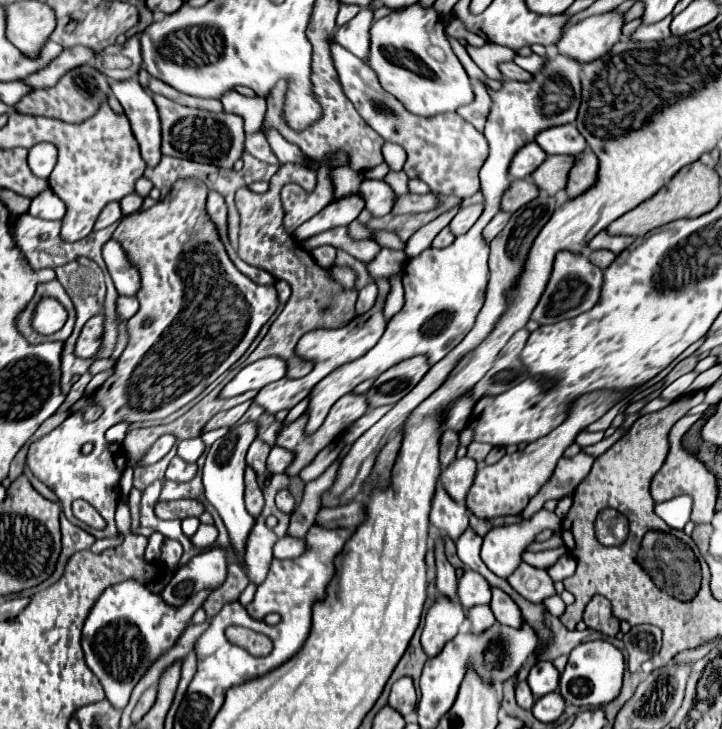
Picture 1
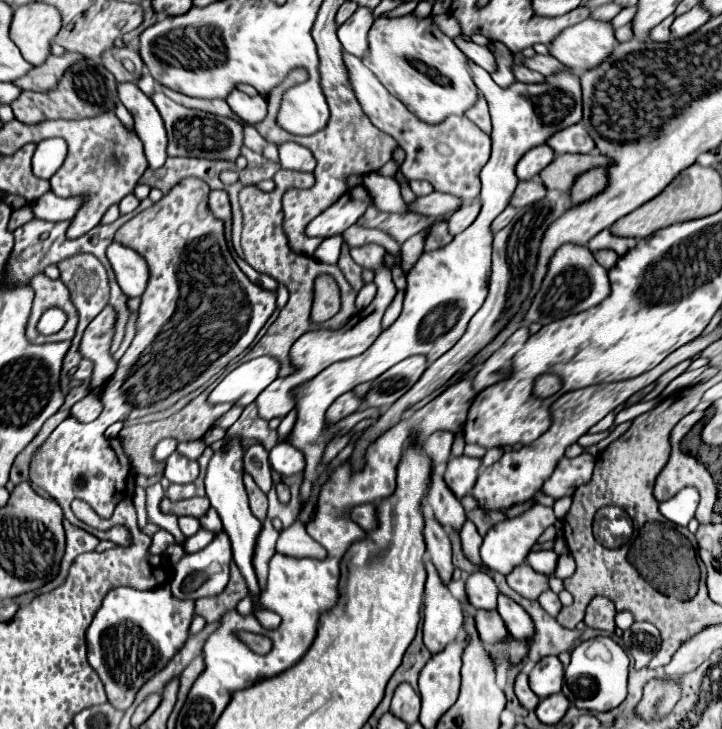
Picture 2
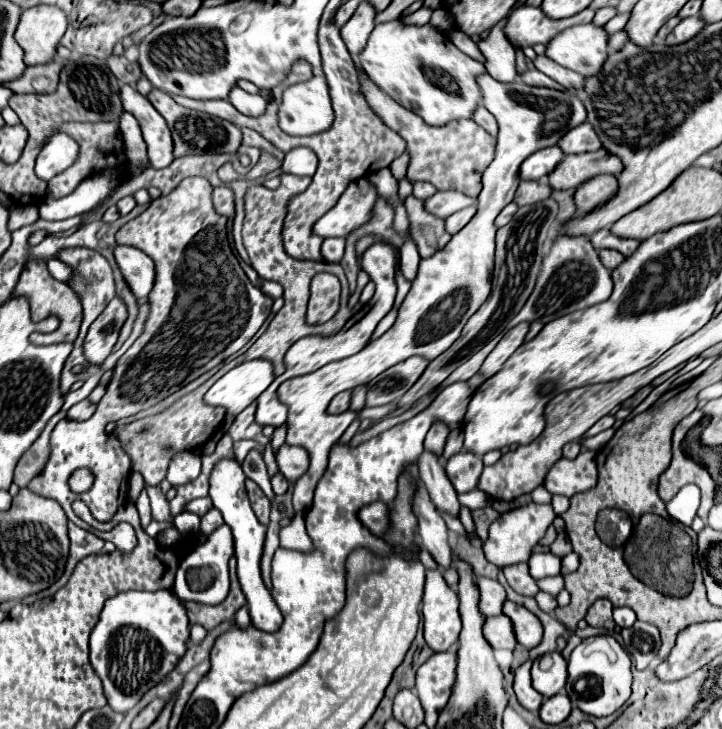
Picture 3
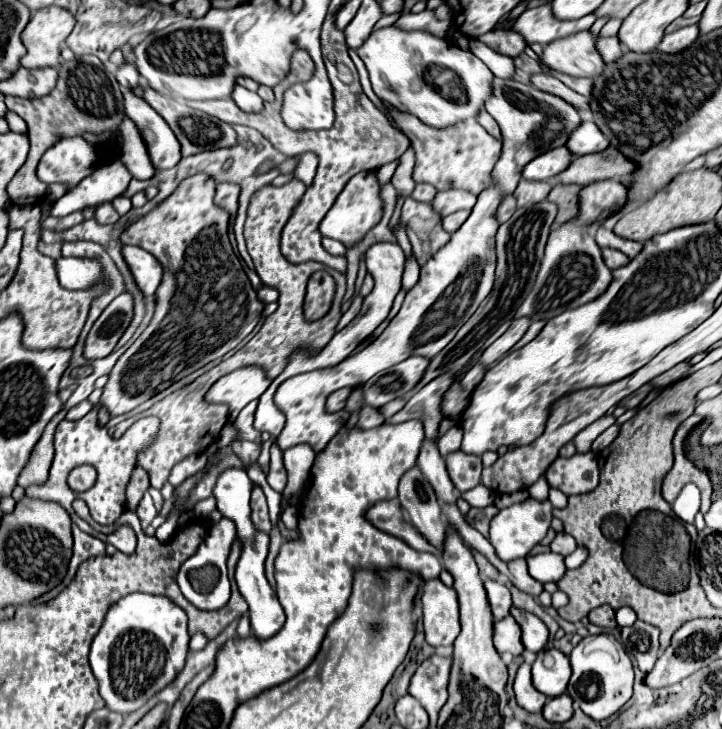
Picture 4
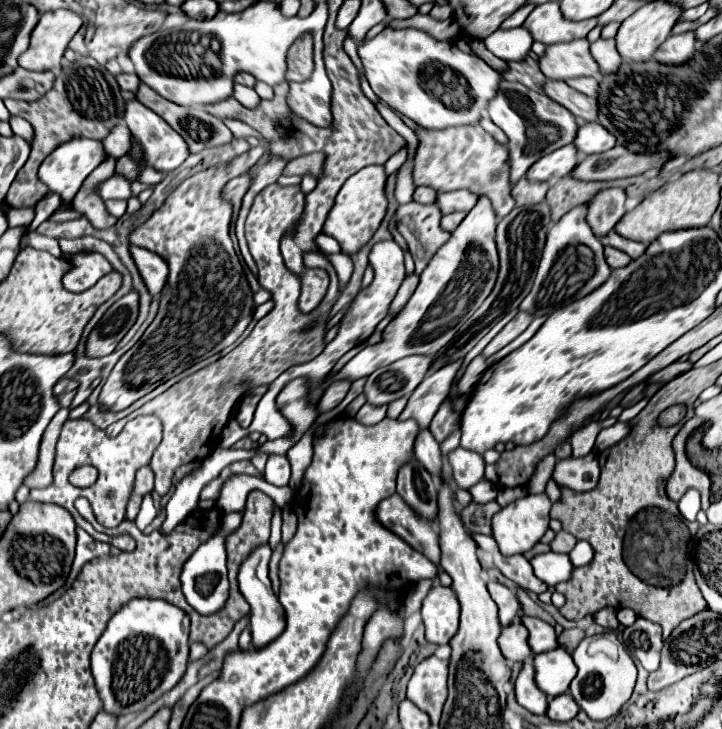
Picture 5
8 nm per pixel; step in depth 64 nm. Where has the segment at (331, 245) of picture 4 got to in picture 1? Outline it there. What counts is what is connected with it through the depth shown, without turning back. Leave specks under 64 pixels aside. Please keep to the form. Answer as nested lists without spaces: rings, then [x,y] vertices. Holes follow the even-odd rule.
[[[320,246],[312,252],[312,258],[322,266],[322,268],[328,268],[334,264],[334,258],[336,258],[336,248],[334,246]]]

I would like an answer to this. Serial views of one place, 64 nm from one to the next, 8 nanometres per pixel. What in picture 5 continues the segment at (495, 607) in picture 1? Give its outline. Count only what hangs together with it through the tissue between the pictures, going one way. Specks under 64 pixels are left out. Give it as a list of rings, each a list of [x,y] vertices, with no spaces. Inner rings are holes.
[[[520,614],[520,622],[528,628],[528,646],[534,654],[558,648],[558,636],[550,624],[526,614]]]

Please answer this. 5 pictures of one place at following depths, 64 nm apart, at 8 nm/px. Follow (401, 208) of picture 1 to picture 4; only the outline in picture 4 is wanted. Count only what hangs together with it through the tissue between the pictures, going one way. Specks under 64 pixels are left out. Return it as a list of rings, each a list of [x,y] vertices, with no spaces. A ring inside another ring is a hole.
[[[446,190],[446,192],[438,192],[434,196],[434,200],[430,202],[430,206],[444,218],[448,214],[454,214],[458,210],[470,210],[476,204],[476,196],[472,196],[470,192],[464,190]]]

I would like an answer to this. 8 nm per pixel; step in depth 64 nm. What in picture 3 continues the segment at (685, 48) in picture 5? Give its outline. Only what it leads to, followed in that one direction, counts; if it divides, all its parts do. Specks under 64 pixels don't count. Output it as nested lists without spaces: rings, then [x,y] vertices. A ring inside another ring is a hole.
[[[700,16],[682,18],[678,22],[678,26],[668,34],[666,44],[682,44],[684,40],[690,40],[692,36],[696,36],[696,32],[700,32],[700,28],[704,28],[704,20]]]

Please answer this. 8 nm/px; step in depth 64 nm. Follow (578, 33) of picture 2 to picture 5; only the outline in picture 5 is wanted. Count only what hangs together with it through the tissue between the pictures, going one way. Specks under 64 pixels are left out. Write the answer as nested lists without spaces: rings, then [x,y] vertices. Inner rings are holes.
[[[588,38],[552,44],[546,48],[538,62],[540,70],[550,80],[568,80],[576,76],[600,78],[600,66],[590,54]]]

